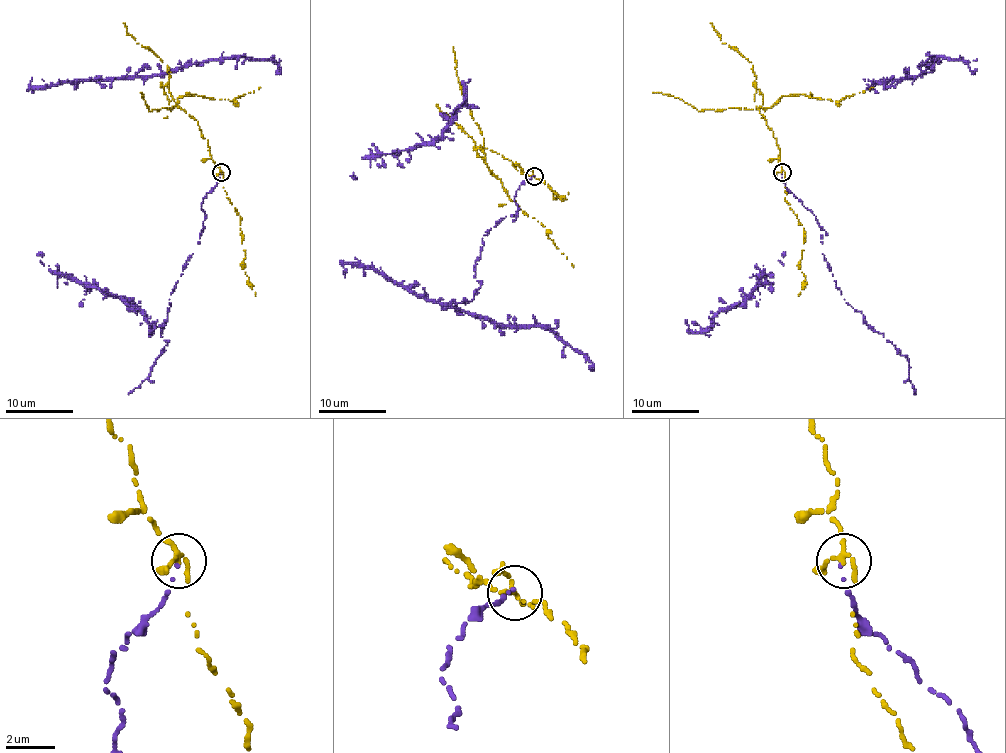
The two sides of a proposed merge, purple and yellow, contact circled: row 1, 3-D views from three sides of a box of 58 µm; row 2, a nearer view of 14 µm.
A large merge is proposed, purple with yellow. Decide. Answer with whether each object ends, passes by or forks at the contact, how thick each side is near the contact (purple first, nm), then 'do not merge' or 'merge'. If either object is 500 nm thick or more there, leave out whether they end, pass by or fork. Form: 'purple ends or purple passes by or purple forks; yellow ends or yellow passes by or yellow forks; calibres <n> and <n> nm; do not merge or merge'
purple ends; yellow forks; calibres 90 and 150 nm; do not merge

